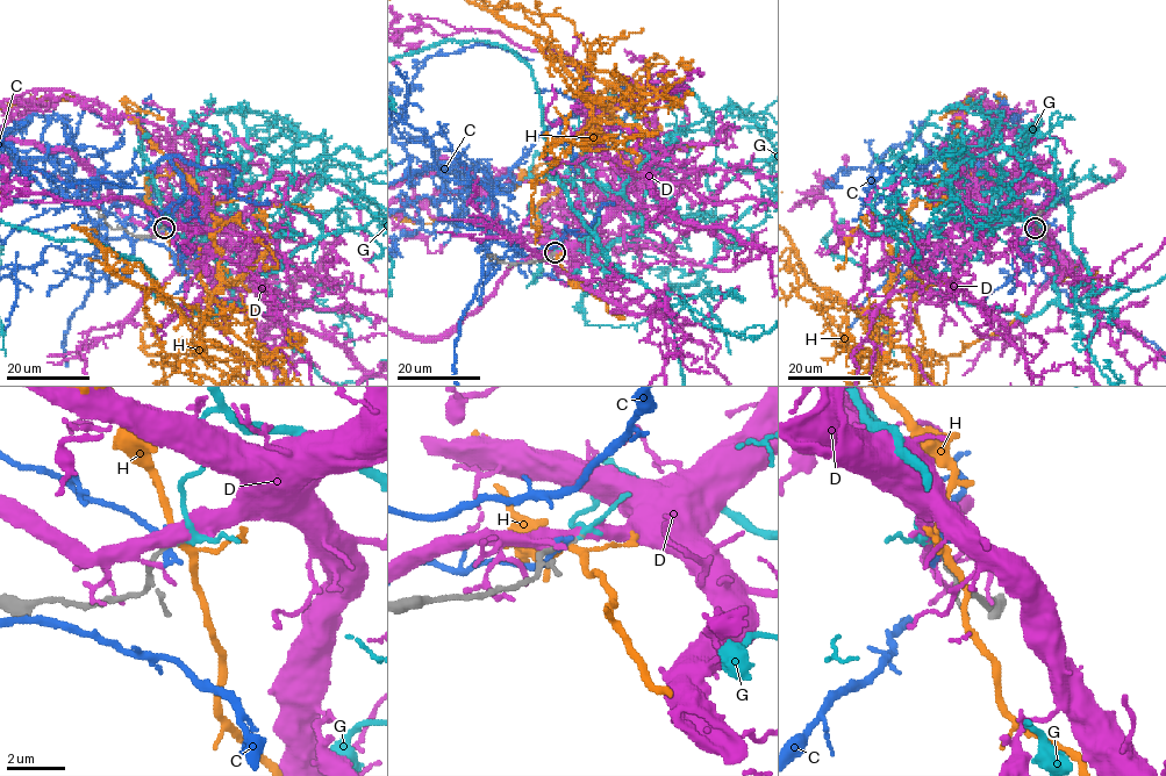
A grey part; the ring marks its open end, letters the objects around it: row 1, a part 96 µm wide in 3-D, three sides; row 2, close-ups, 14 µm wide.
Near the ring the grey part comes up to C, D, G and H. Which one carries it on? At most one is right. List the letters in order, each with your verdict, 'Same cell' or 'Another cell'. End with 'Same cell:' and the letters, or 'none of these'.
C: Another cell
D: Another cell
G: Same cell
H: Another cell
Same cell: G

